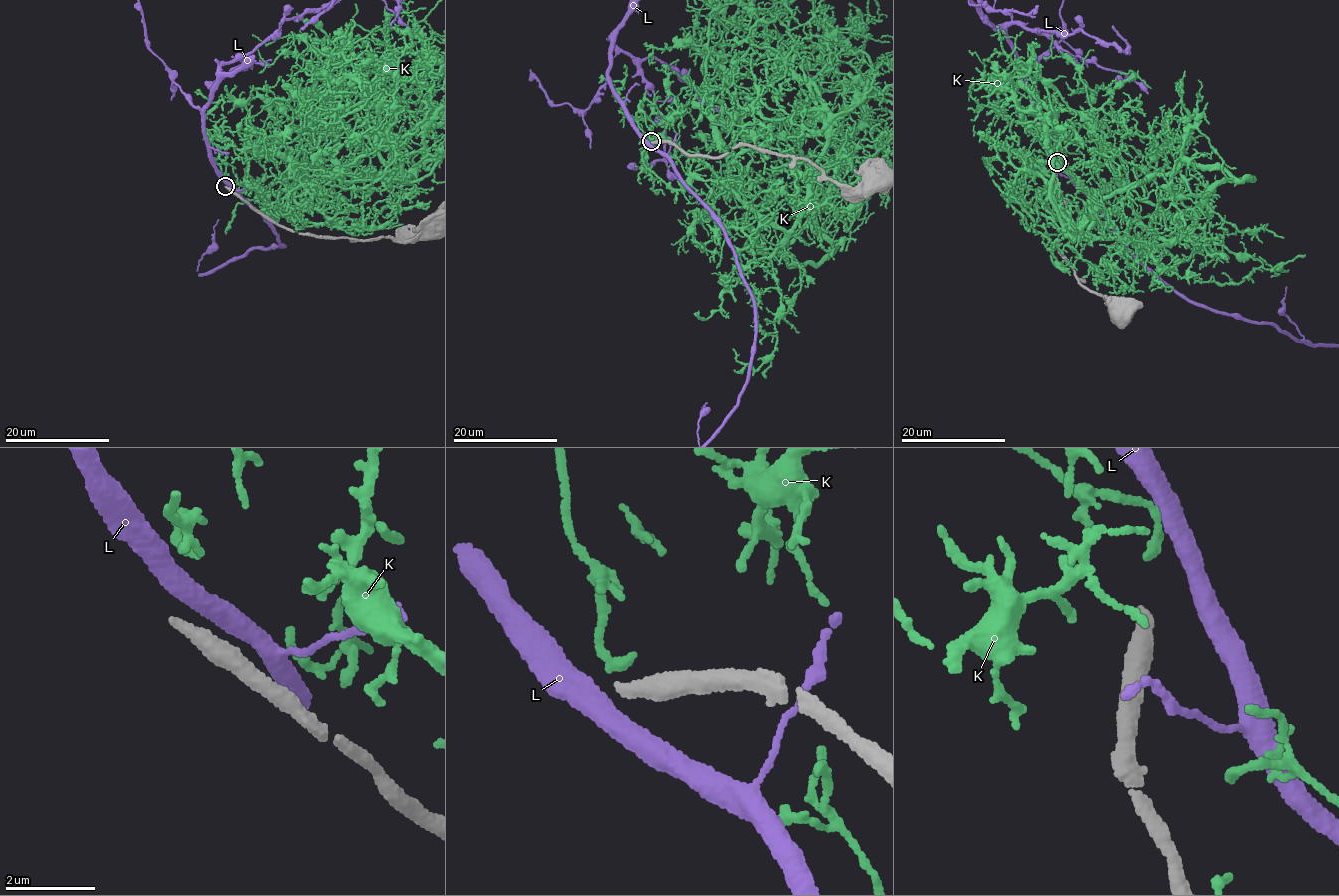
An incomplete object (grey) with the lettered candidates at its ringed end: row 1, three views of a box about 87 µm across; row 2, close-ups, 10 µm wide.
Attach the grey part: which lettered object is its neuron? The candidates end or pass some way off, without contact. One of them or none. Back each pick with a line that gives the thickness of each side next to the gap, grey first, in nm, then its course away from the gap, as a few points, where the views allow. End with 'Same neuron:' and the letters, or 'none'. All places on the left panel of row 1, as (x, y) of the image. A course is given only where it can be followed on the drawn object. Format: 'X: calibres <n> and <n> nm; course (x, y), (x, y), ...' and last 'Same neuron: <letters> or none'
Same neuron: none

